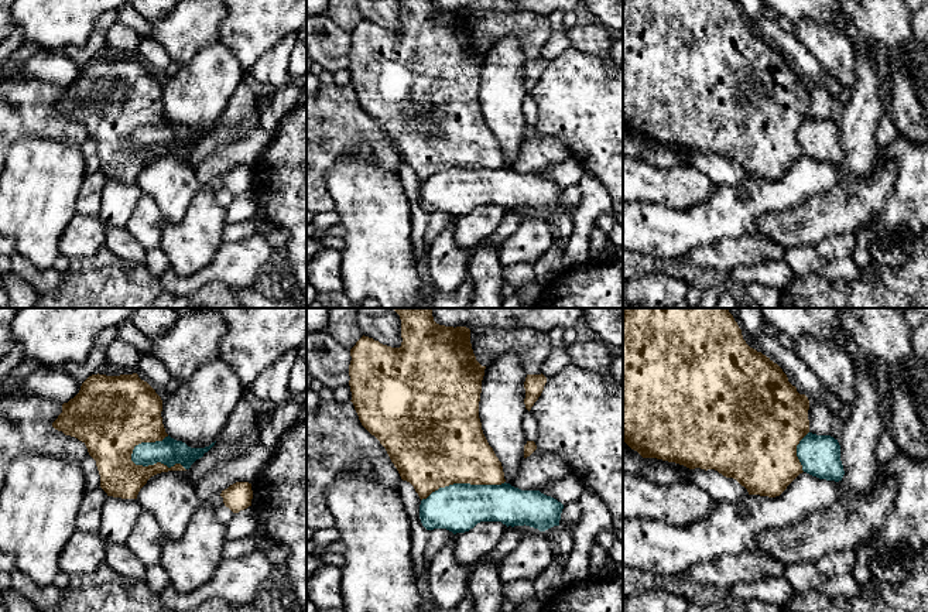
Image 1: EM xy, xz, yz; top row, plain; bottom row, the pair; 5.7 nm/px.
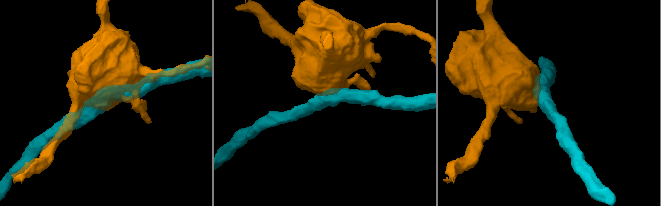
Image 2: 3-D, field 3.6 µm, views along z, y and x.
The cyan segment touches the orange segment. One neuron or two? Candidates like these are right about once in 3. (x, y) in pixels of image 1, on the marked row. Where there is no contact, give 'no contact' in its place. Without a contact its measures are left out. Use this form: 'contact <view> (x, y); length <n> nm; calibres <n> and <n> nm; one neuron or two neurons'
contact xy (156, 462); length 340 nm; calibres 150 and 240 nm; two neurons

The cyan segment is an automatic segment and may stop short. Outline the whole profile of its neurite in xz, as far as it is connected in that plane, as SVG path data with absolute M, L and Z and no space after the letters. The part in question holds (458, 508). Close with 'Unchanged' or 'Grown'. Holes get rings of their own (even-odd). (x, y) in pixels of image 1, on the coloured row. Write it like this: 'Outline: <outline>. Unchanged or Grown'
Outline: M506 482L501 485L453 483L439 488L421 500L420 519L427 530L446 529L453 534L469 531L480 522L501 522L507 527L525 524L545 531L559 526L562 509L561 502L540 490L521 490Z. Unchanged

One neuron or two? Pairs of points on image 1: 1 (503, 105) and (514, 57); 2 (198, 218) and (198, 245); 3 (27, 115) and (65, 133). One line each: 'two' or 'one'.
1: one
2: one
3: one

